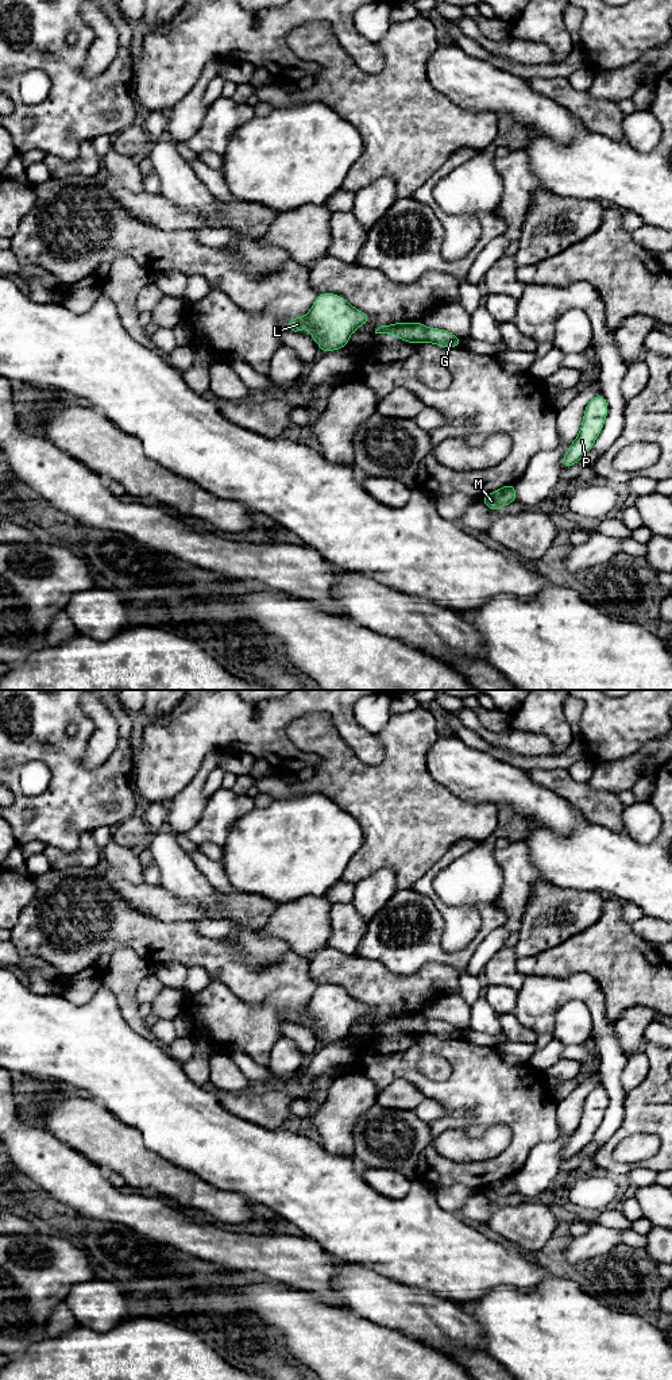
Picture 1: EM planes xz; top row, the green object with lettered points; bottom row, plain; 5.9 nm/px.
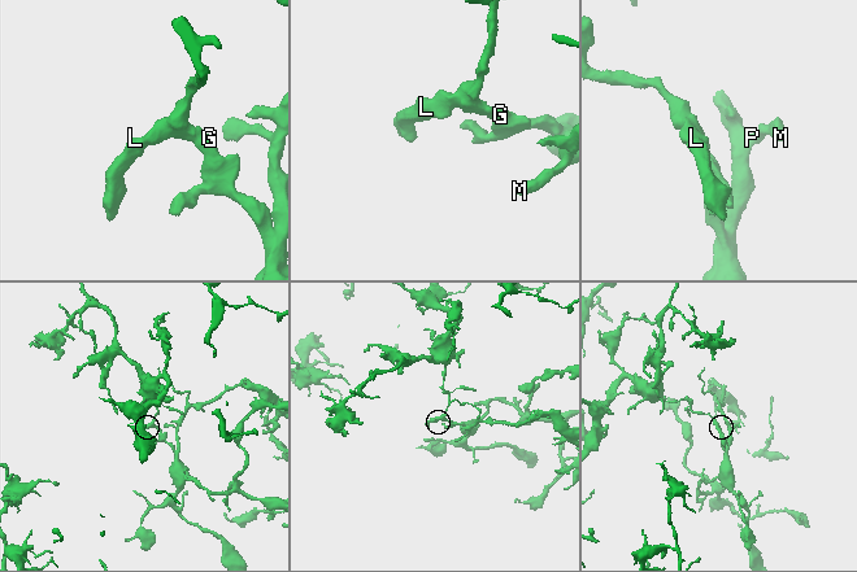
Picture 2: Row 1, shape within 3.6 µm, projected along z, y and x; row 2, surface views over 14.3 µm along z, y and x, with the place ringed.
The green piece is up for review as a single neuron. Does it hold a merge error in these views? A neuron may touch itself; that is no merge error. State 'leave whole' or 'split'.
split

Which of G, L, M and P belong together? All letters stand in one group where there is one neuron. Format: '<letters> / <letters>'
G M P / L

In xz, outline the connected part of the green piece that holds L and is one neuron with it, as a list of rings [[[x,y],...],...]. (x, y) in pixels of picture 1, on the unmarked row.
[[[320,984],[310,1002],[304,1009],[291,1009],[286,1021],[300,1025],[302,1018],[309,1021],[313,1032],[323,1044],[340,1041],[349,1034],[351,1025],[371,1010],[354,999],[336,984]]]

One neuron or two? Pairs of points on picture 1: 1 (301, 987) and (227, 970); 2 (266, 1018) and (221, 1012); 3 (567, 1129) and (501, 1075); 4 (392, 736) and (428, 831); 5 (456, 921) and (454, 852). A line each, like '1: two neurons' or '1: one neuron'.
1: one neuron
2: one neuron
3: two neurons
4: one neuron
5: one neuron

